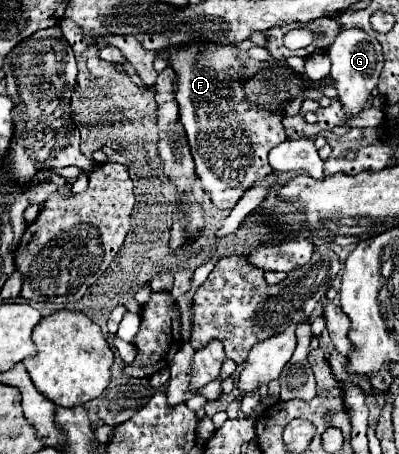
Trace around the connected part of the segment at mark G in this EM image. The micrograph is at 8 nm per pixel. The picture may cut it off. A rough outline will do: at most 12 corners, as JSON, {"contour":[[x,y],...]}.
{"contour":[[343,28],[327,52],[347,114],[361,112],[383,68],[381,44]]}

